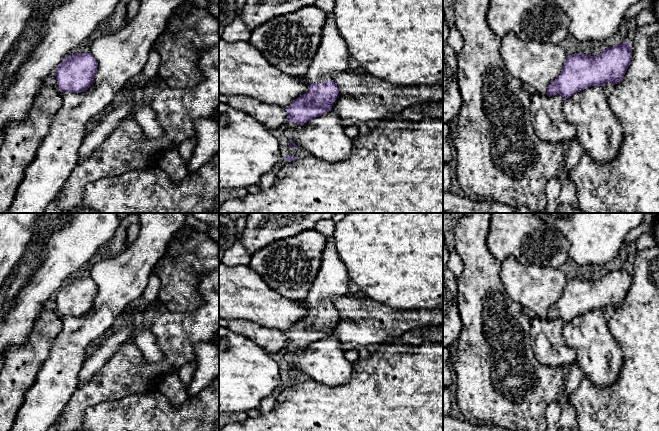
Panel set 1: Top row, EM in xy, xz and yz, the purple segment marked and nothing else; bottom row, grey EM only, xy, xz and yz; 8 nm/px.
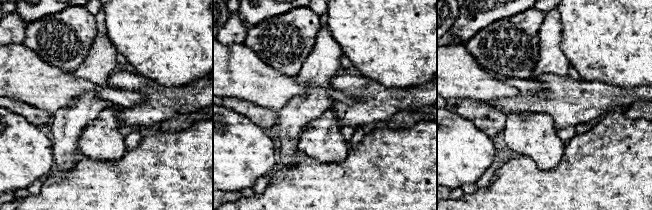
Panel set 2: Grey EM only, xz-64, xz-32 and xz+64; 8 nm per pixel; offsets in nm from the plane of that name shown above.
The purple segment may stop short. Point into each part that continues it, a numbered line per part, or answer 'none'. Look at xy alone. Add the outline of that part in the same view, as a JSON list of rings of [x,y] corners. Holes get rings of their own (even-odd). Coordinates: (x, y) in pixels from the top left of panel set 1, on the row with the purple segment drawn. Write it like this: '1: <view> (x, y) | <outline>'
none

